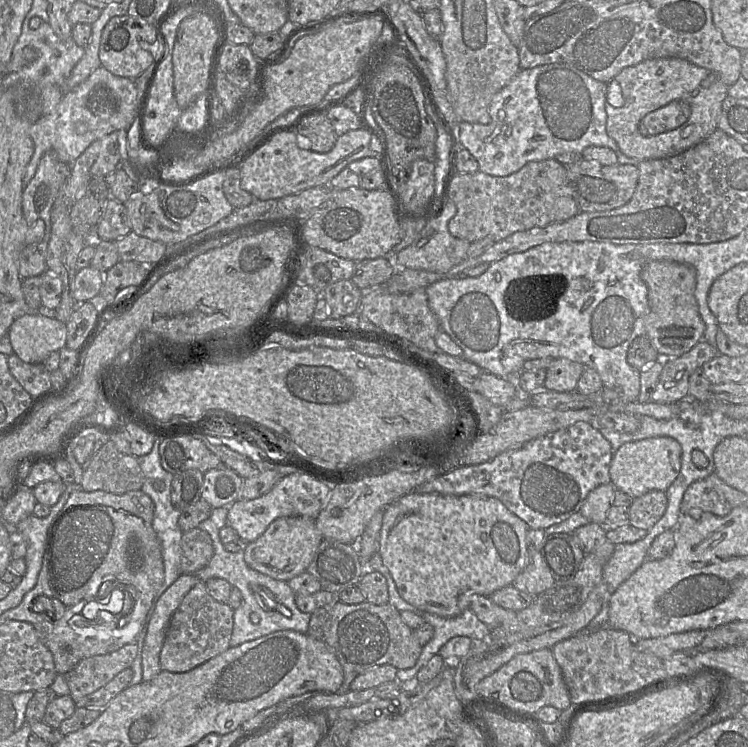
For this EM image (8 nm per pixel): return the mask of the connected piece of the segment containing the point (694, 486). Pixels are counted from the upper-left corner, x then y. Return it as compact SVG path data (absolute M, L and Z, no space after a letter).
M705 479L690 484L680 504L681 515L689 514L696 519L699 519L703 512L724 517L731 509L727 503L719 499L717 492L708 486Z

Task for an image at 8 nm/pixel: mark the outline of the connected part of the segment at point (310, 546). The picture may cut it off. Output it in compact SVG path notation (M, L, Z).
M304 516L283 517L274 520L255 541L244 550L245 563L253 570L275 580L289 581L306 571L323 539L315 518Z

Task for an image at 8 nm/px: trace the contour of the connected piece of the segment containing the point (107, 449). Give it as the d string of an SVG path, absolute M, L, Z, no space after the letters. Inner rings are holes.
M109 440L84 471L80 487L84 491L102 490L123 494L140 490L143 482L144 476L137 457L120 453Z

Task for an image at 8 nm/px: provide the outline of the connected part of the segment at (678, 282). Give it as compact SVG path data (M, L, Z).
M655 260L643 267L641 277L648 287L650 312L646 319L646 335L662 359L676 358L691 350L703 339L705 323L695 298L696 270L674 261Z

